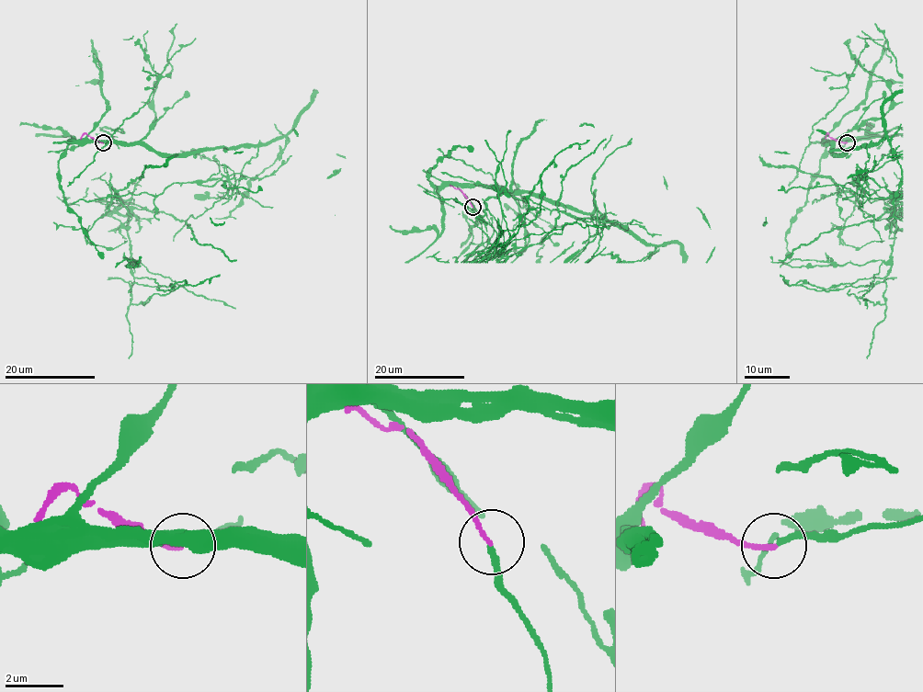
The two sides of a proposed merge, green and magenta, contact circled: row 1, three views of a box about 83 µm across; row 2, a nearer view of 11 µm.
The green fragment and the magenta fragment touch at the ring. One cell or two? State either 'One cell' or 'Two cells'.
Two cells

